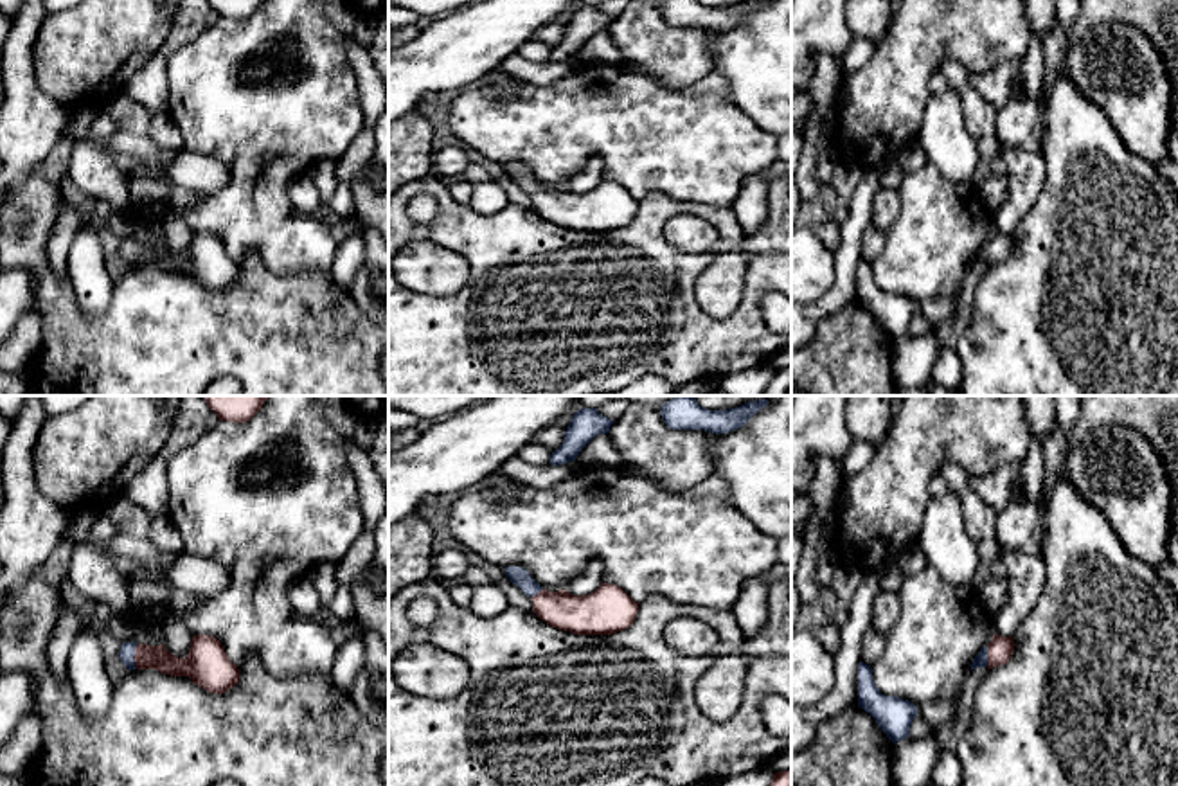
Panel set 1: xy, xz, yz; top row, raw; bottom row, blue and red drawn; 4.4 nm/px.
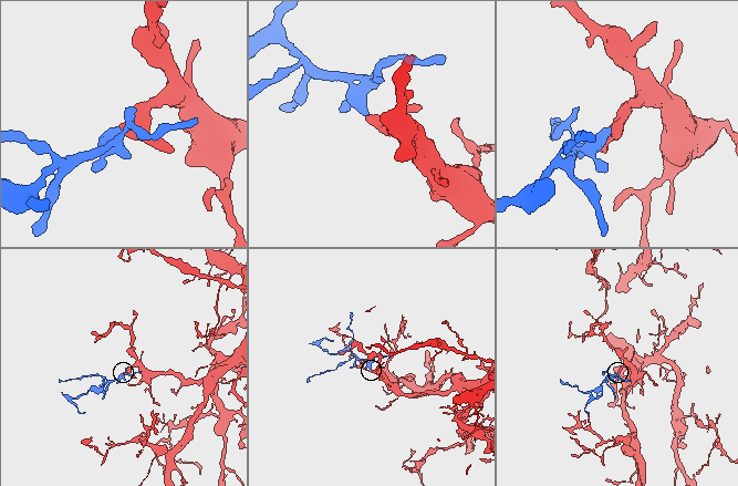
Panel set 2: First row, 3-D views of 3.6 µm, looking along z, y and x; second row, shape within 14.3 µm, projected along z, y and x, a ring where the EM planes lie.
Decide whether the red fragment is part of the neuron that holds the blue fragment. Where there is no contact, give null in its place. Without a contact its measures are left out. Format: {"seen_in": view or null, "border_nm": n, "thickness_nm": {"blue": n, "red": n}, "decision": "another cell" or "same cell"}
{"seen_in": "xy", "border_nm": 110, "thickness_nm": {"blue": 70, "red": 110}, "decision": "same cell"}

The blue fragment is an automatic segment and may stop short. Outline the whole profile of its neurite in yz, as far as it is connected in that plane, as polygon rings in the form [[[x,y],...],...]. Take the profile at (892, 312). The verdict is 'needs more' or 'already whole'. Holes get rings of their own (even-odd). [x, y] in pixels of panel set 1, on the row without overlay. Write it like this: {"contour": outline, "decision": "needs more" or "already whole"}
{"contour": [[[858,261],[858,304],[869,309],[887,335],[896,342],[910,333],[917,304],[897,293],[885,293],[876,284],[870,263]]], "decision": "already whole"}

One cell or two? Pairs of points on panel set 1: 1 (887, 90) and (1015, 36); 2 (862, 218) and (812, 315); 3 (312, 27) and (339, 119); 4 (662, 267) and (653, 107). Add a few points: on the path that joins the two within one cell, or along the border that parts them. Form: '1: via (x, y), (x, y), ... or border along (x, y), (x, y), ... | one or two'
1: via (919, 58), (941, 36), (982, 36) | one
2: via (851, 243), (846, 285), (837, 294) | one
3: via (312, 51), (315, 96) | one
4: border along (639, 200), (664, 193), (678, 200), (700, 204) | two

